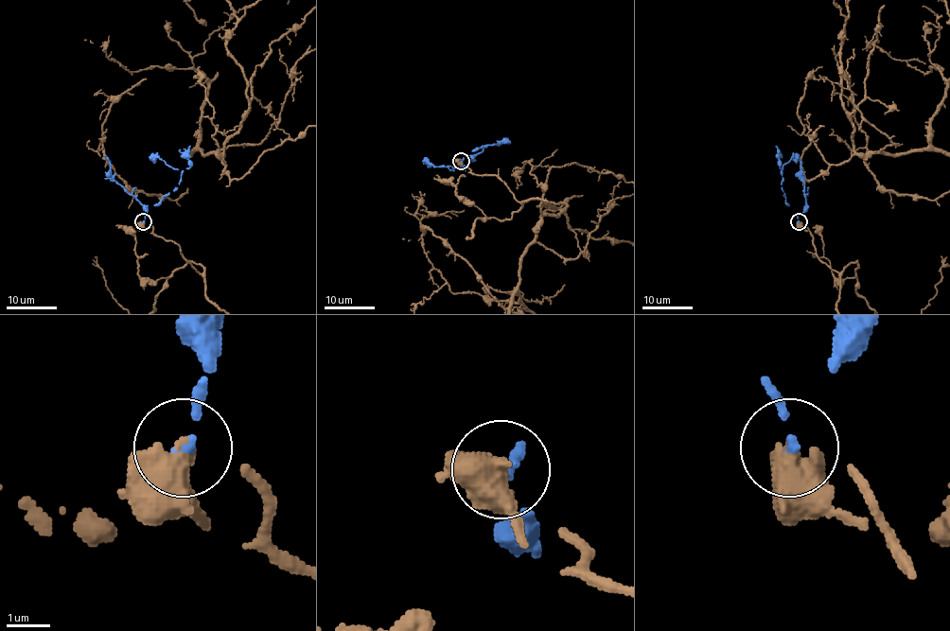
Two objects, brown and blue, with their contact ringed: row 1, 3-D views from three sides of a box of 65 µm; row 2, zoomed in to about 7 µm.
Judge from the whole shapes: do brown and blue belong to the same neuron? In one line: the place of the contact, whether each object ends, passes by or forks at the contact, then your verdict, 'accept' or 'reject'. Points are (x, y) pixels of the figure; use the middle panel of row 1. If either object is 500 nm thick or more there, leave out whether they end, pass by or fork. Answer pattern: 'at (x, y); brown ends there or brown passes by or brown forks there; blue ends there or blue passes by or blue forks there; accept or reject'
at (461, 161); accept

